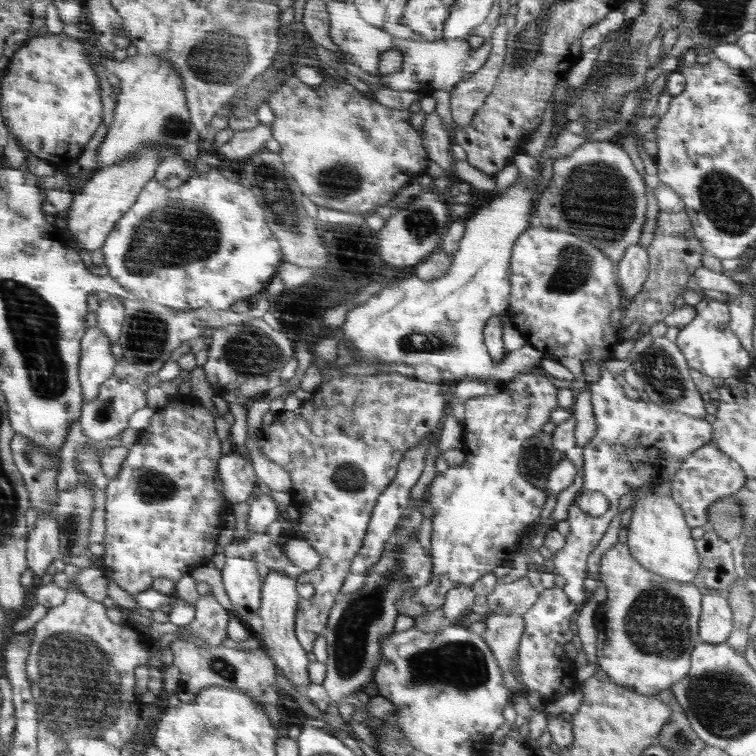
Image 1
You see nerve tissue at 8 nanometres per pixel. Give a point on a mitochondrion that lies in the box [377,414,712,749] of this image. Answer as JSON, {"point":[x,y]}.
{"point":[658,623]}

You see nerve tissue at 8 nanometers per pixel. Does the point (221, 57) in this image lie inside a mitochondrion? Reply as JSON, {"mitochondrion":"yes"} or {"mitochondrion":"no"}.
{"mitochondrion":"yes"}

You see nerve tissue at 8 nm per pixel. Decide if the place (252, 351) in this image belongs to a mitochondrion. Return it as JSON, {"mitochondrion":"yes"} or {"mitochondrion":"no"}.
{"mitochondrion":"yes"}

